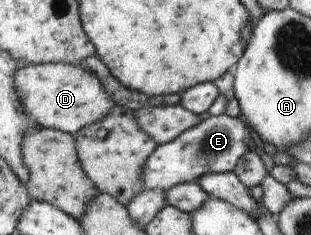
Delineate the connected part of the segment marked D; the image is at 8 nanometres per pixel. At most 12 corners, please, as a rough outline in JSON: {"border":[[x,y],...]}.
{"border":[[31,64],[16,75],[24,108],[73,135],[117,105],[83,65]]}

